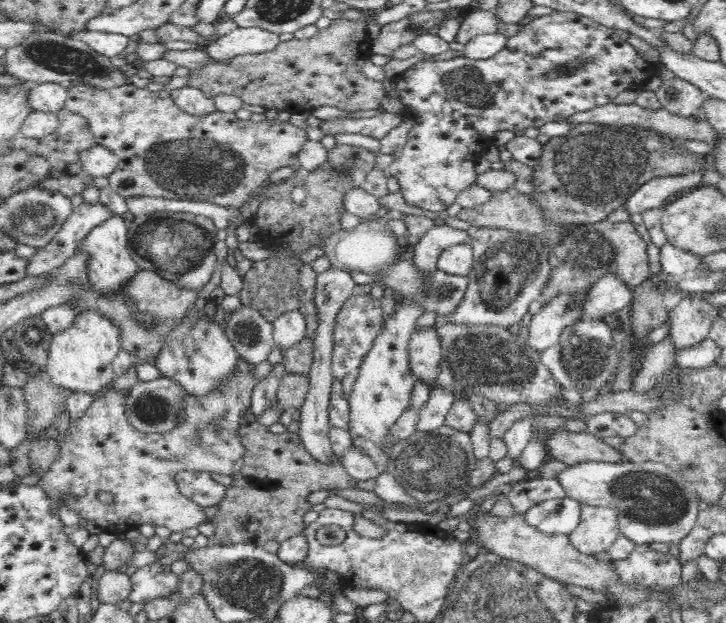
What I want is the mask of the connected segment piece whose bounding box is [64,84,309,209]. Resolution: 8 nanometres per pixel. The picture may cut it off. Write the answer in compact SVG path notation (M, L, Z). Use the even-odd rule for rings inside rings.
M78 84L67 90L64 110L87 120L98 145L109 148L119 162L109 178L109 186L123 197L149 196L190 202L210 202L224 207L240 208L273 172L298 165L298 152L308 134L288 121L270 122L264 117L241 120L232 112L214 112L208 116L190 116L174 104L164 91L150 92L130 84L110 89L96 89Z

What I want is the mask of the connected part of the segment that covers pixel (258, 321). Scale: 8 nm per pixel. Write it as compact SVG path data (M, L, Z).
M241 304L232 314L227 314L226 322L221 326L238 356L248 364L267 360L276 345L274 325L254 308Z

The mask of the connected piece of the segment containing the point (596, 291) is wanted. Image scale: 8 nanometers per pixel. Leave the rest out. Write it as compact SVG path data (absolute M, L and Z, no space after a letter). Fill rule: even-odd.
M606 274L587 292L584 299L583 319L601 319L607 315L624 312L633 299L631 288L617 279L615 274Z

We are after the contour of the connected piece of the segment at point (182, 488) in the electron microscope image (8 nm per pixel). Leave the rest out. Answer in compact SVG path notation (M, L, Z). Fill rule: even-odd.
M184 470L176 474L176 484L178 490L186 499L196 502L196 504L206 506L216 506L224 500L227 487L214 481L210 472Z

